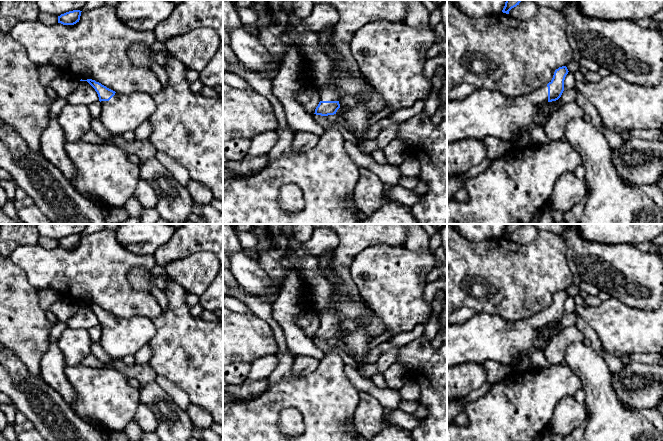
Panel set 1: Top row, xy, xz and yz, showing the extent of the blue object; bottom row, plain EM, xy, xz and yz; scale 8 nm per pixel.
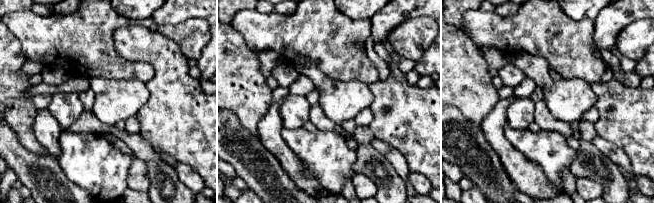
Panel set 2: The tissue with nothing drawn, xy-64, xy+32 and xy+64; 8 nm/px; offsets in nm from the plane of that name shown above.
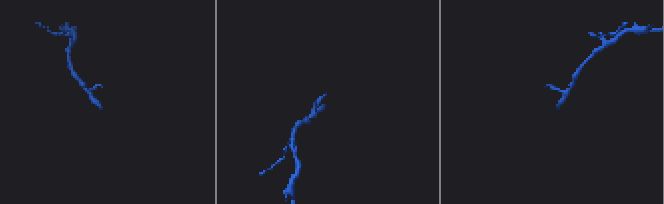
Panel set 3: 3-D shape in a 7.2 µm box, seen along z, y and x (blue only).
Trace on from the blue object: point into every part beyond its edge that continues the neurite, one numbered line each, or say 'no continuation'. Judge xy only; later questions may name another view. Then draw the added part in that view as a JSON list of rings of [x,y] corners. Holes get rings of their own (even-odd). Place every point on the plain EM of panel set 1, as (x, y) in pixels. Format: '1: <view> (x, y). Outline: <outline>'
1: xy (123, 336). Outline: [[[139,315],[130,318],[115,317],[109,325],[101,327],[99,342],[106,354],[114,359],[134,355],[156,334],[152,319]]]

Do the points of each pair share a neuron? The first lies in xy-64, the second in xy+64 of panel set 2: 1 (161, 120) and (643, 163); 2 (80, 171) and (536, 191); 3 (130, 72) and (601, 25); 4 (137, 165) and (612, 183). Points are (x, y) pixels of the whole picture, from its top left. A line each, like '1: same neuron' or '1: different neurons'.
1: same neuron
2: different neurons
3: different neurons
4: different neurons

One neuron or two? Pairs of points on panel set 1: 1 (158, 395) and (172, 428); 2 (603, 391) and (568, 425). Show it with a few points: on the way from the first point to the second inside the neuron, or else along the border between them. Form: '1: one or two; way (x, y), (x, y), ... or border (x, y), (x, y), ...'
1: one; way (160, 403), (172, 420)
2: two; border (584, 403), (587, 409), (587, 416)

